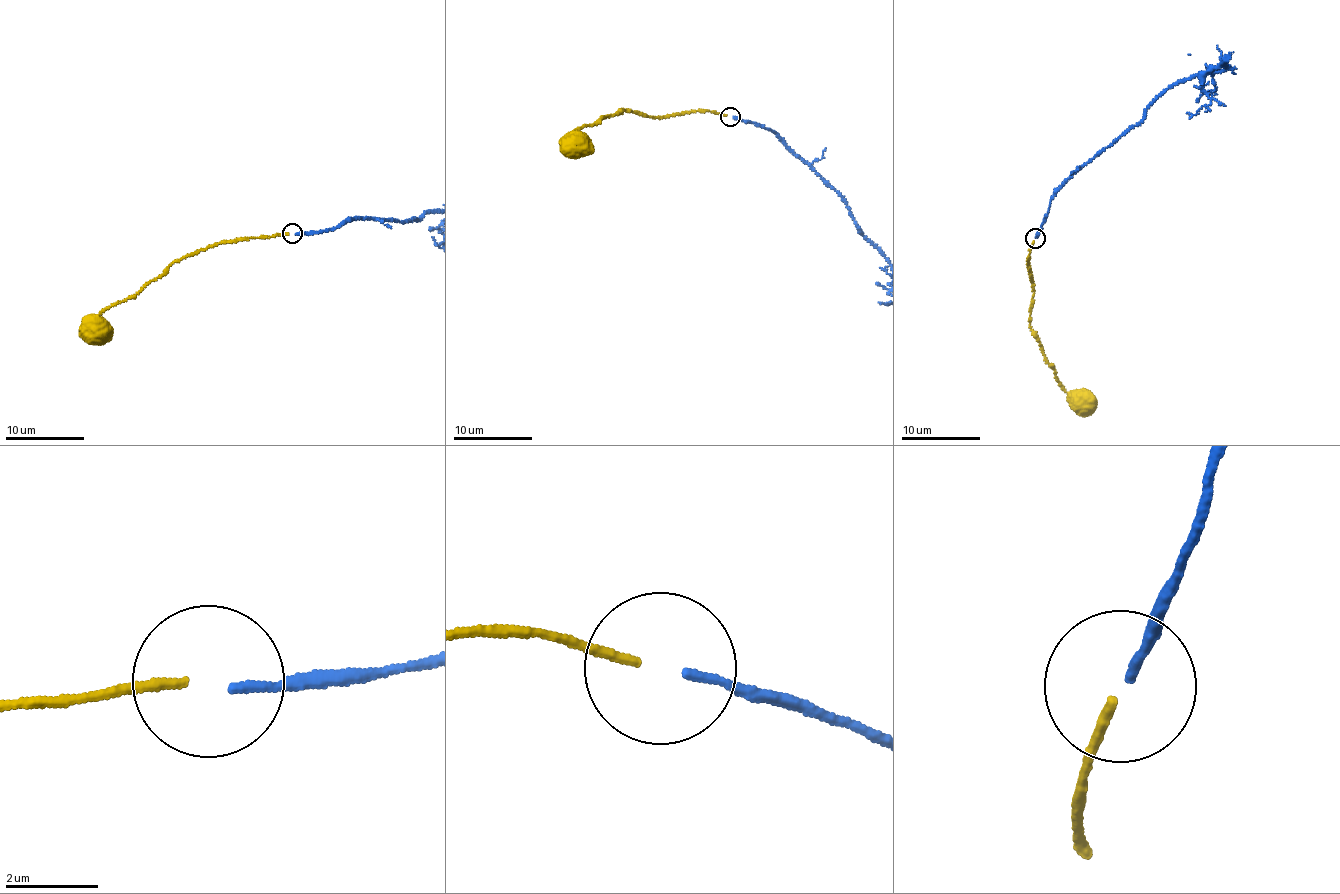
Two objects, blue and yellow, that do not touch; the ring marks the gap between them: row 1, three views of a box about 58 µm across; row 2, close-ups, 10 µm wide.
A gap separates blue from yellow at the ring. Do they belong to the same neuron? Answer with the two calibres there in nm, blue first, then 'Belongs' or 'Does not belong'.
Thickness 190 nm (blue) against 190 nm. Belongs

